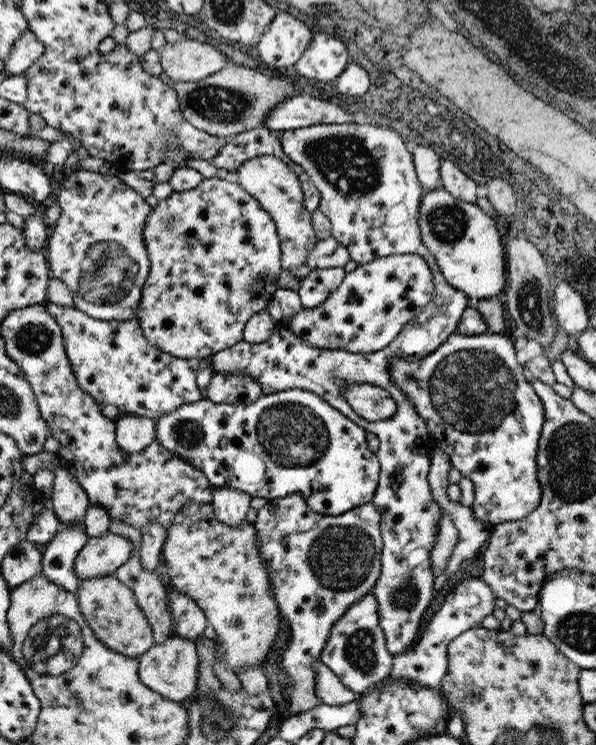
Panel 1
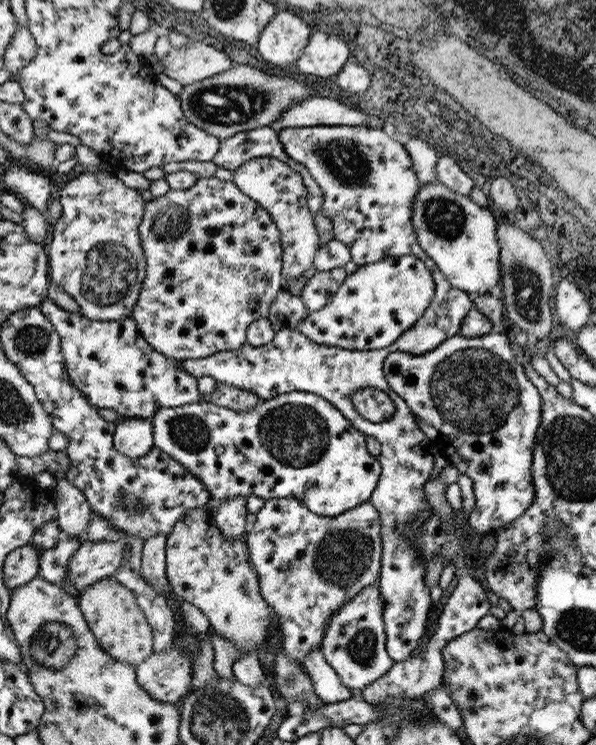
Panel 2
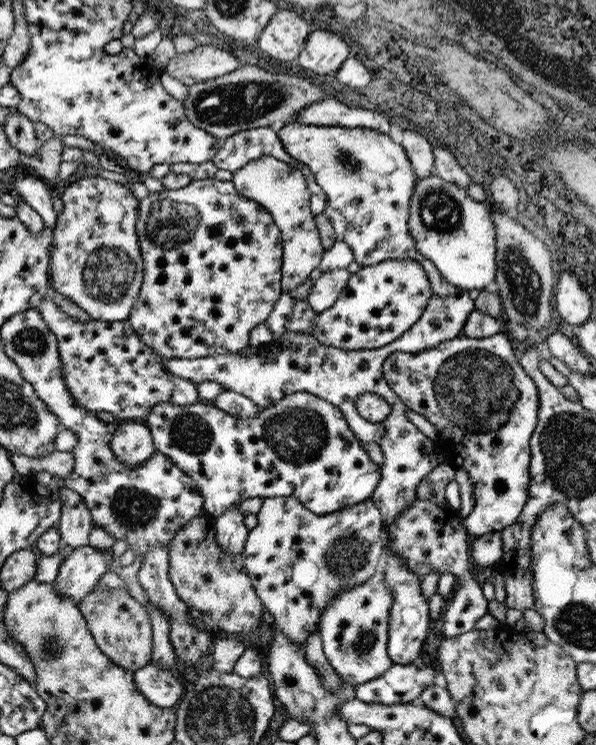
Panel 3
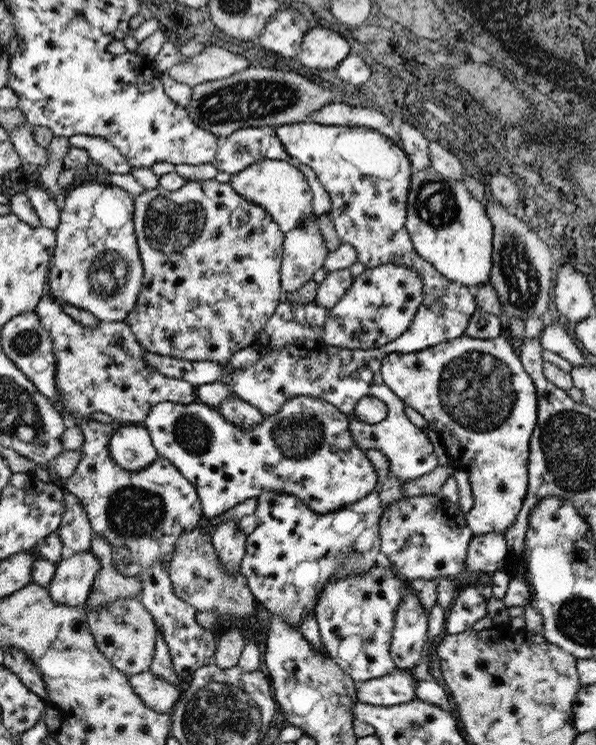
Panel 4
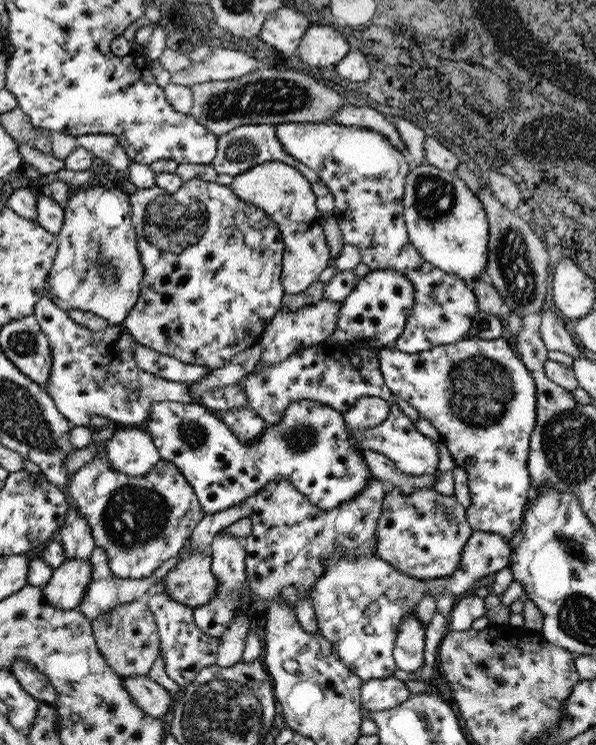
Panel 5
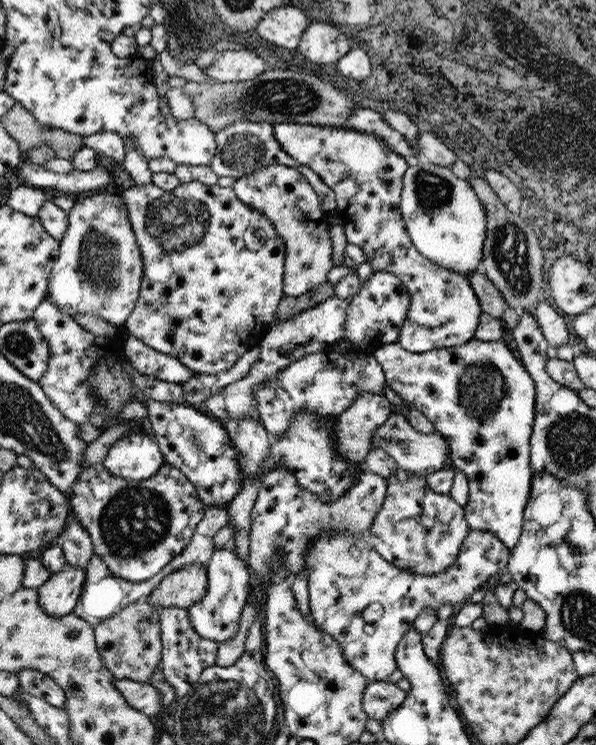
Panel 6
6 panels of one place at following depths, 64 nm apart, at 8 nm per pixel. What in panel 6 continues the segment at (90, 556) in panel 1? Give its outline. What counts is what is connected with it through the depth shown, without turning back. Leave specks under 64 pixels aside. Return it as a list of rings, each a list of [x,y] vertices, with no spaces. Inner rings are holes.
[[[65,566],[61,572],[51,574],[51,578],[37,588],[39,608],[51,618],[63,618],[73,614],[81,584],[85,580],[85,568]]]

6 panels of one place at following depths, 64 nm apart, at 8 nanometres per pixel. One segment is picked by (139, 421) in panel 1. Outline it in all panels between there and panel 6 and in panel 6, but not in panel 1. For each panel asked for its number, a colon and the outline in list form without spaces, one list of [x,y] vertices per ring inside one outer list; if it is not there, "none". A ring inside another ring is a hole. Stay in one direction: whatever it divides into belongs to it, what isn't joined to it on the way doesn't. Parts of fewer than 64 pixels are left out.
2: [[[121,418],[117,420],[113,446],[119,454],[137,460],[145,458],[153,450],[153,424],[145,418]]]
3: [[[117,422],[111,438],[111,450],[117,460],[129,466],[145,464],[155,454],[151,428],[143,422]]]
4: [[[129,422],[115,426],[109,442],[109,454],[119,468],[129,472],[141,472],[159,458],[145,424]]]
5: [[[143,426],[117,428],[105,450],[111,468],[127,476],[145,476],[161,462],[161,454]]]
6: [[[143,430],[129,432],[117,440],[99,466],[111,476],[141,482],[153,478],[163,464],[165,460],[161,448],[155,444],[149,432]]]

